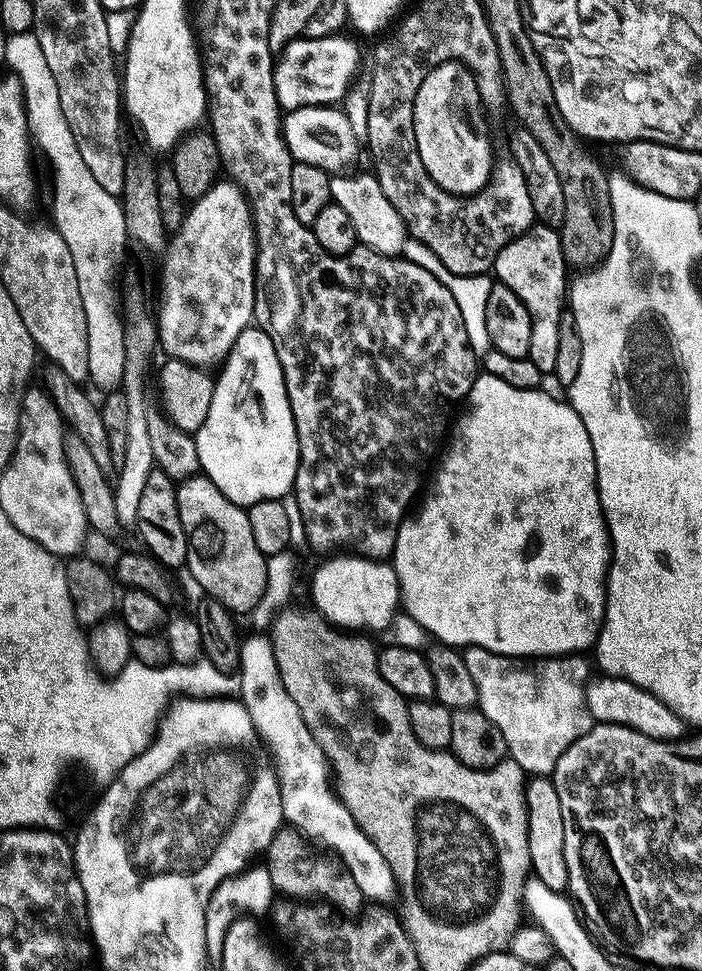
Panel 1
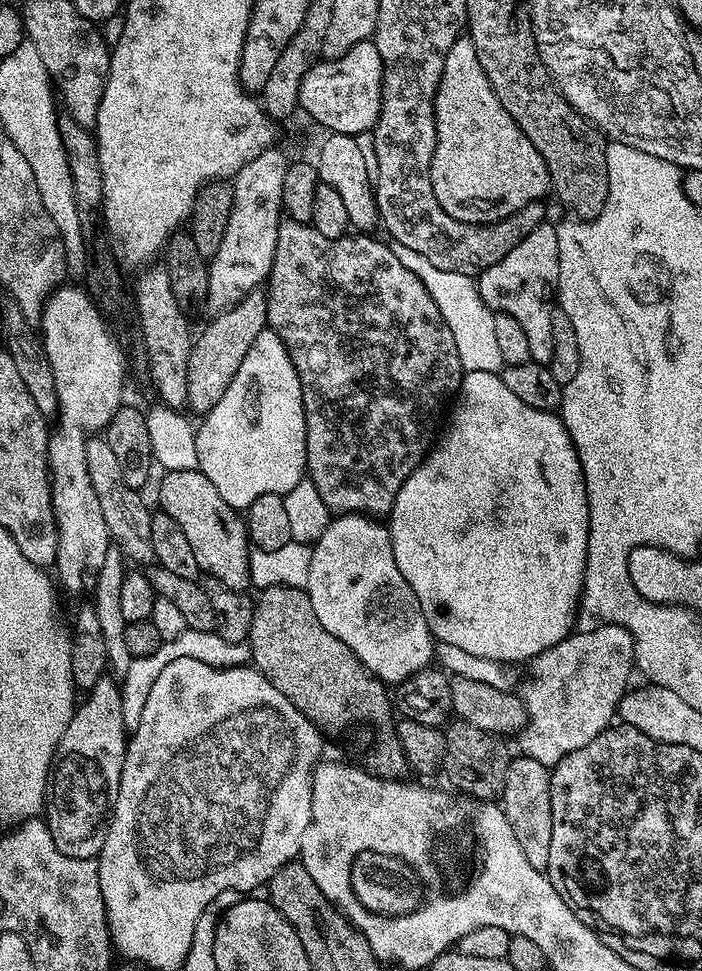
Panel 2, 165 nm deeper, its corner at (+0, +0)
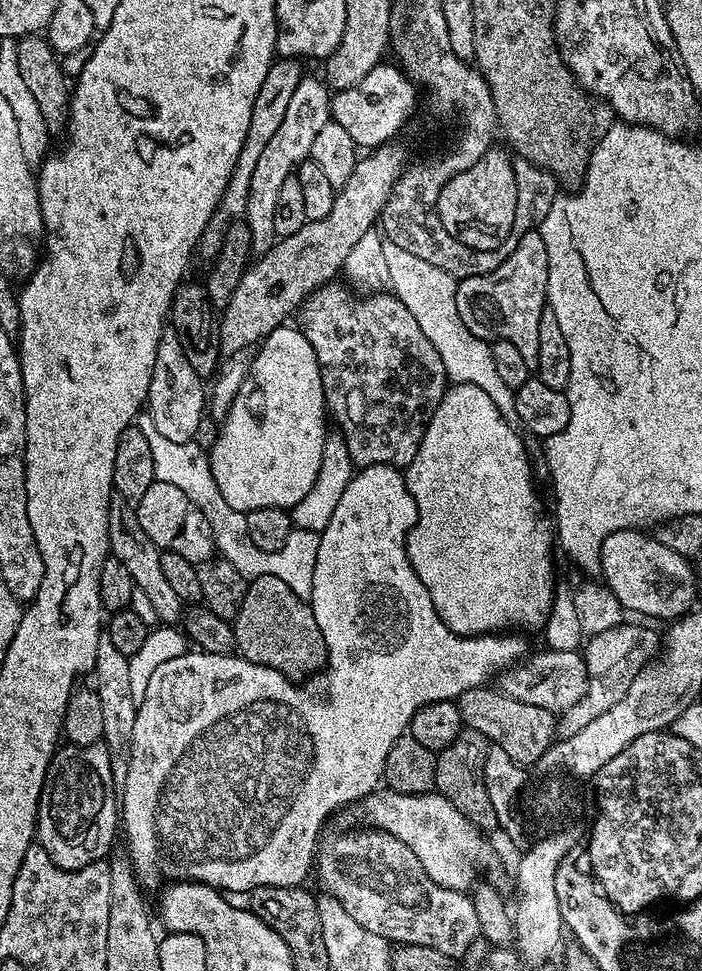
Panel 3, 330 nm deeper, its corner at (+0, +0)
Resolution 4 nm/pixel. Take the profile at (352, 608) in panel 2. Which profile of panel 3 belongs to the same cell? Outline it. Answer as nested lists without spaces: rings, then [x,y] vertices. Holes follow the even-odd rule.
[[[372,464],[369,468],[360,468],[346,490],[342,490],[342,498],[330,517],[330,526],[320,533],[318,558],[314,562],[310,603],[324,635],[324,642],[328,645],[326,670],[301,686],[287,680],[282,674],[261,670],[254,662],[244,659],[240,664],[228,664],[228,688],[212,688],[212,696],[204,696],[204,652],[196,650],[196,696],[188,696],[188,704],[148,704],[145,700],[139,701],[134,718],[132,757],[128,763],[126,782],[122,785],[122,836],[128,839],[127,855],[132,861],[137,880],[145,889],[154,887],[160,876],[169,876],[172,882],[208,884],[228,894],[248,894],[254,888],[265,888],[267,884],[275,888],[303,885],[308,871],[314,868],[320,820],[326,819],[328,812],[335,808],[350,803],[352,796],[363,798],[377,791],[384,774],[386,754],[390,754],[390,746],[394,746],[399,736],[409,731],[417,710],[423,704],[438,703],[440,700],[455,701],[466,690],[487,685],[495,672],[496,676],[525,659],[524,644],[516,634],[460,636],[450,630],[446,622],[442,622],[426,586],[422,586],[408,557],[408,534],[415,524],[416,503],[408,489],[405,473],[391,464]]]

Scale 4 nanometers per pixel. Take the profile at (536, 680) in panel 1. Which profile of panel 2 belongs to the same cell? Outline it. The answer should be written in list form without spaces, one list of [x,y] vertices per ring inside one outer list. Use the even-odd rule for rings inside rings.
[[[601,623],[596,627],[600,628],[593,632],[573,631],[565,640],[542,650],[530,661],[532,680],[525,682],[524,692],[522,691],[524,708],[528,711],[530,722],[518,733],[518,741],[520,740],[519,751],[534,758],[534,762],[554,765],[566,758],[566,754],[582,750],[586,742],[594,742],[594,738],[598,738],[598,734],[605,732],[613,723],[620,700],[629,691],[628,679],[632,672],[634,676],[636,644],[622,626]]]

